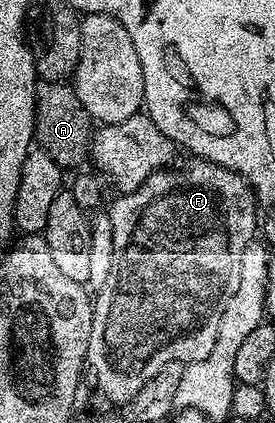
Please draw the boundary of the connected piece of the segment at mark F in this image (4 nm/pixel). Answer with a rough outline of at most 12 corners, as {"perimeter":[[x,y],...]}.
{"perimeter":[[155,171],[107,210],[88,377],[113,402],[211,356],[249,183]]}

